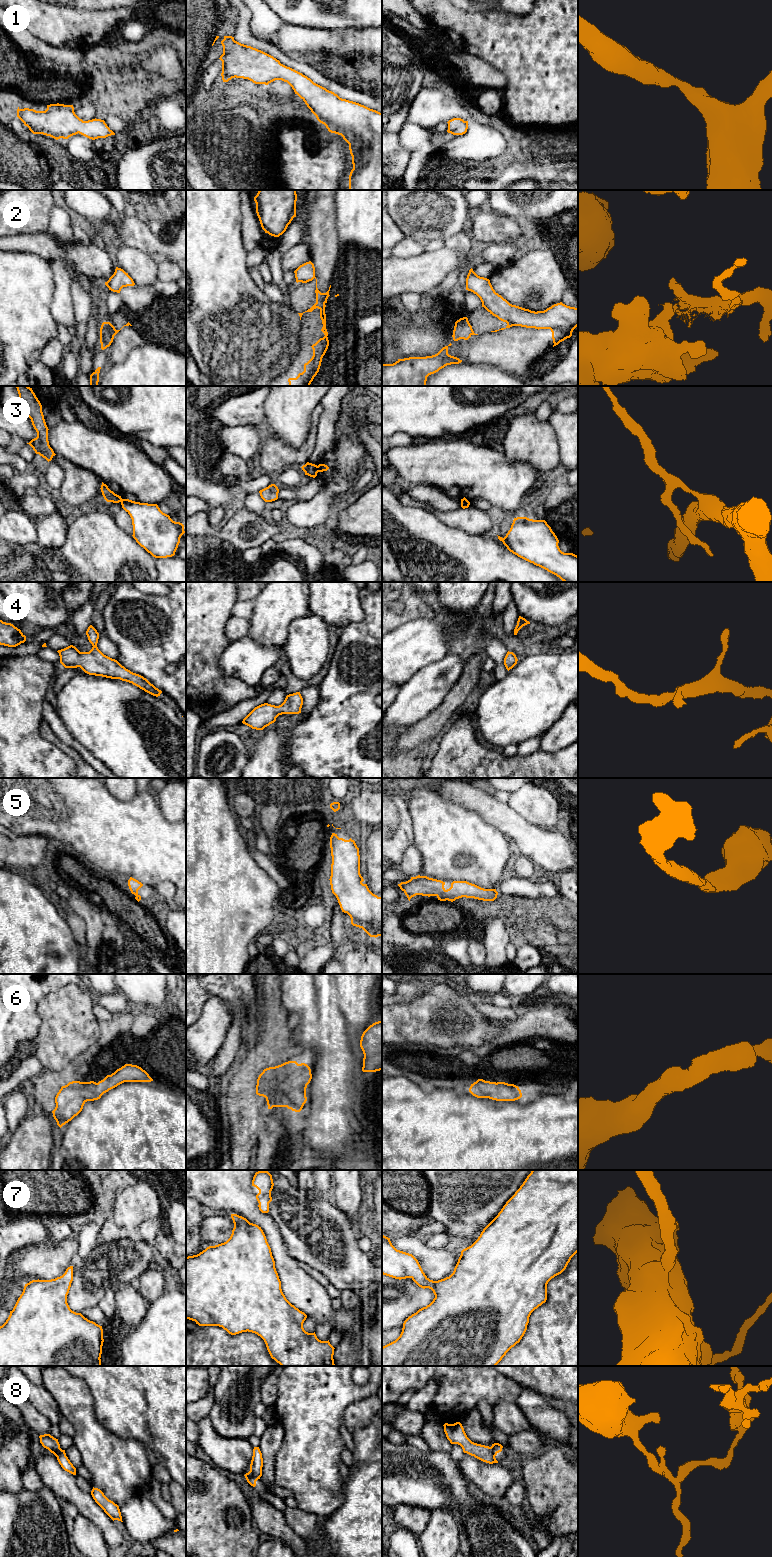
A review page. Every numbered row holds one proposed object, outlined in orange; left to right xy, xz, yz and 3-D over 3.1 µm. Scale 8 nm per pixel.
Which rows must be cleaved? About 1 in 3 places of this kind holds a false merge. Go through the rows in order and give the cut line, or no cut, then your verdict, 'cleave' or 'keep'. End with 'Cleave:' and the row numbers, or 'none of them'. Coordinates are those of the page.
1: cut none; keep
2: cut xy (114, 329), (115, 334); cleave
3: cut xz (316, 466), (318, 471); cleave
4: cut none; keep
5: cut none; keep
6: cut none; keep
7: cut none; keep
8: cut xz (249, 1471), (259, 1478); cleave
Cleave: 2, 3, 8

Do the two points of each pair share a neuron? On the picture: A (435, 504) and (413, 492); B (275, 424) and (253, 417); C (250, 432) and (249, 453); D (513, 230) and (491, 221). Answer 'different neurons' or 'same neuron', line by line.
A: same neuron
B: different neurons
C: same neuron
D: same neuron

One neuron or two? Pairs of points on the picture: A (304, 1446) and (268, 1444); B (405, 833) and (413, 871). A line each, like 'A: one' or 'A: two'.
A: two
B: two

